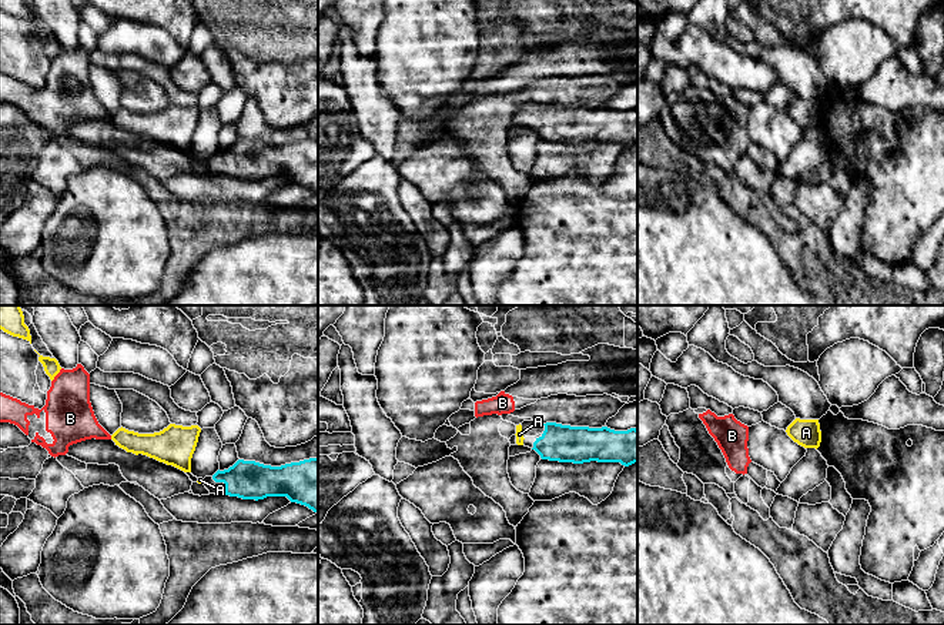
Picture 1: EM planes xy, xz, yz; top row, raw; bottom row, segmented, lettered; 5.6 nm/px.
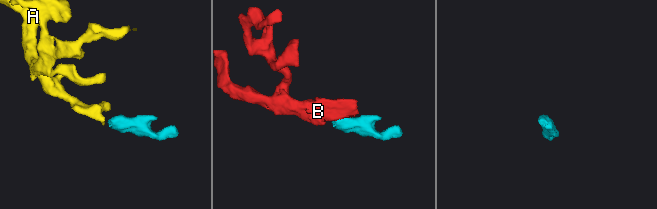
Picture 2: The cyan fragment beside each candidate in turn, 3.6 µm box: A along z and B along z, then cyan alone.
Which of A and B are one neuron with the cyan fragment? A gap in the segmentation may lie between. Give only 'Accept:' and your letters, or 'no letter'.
Accept: A

